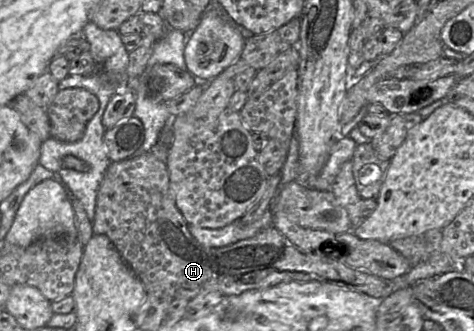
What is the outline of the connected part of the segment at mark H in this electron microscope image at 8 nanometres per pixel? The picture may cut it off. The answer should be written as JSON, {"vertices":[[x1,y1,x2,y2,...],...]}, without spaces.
{"vertices":[[151,151,109,164,97,193,93,234,108,236,124,262,141,280,147,293,164,291,172,299,192,300,198,294,212,291,222,295,239,295,245,291,268,288,291,281,330,282,349,290,360,291,378,300,393,293,394,285,389,283,390,280,384,280,330,258,305,252,292,244,273,225,263,228,251,238,227,246,201,245,190,233,188,223,175,203,166,162,159,160]]}

